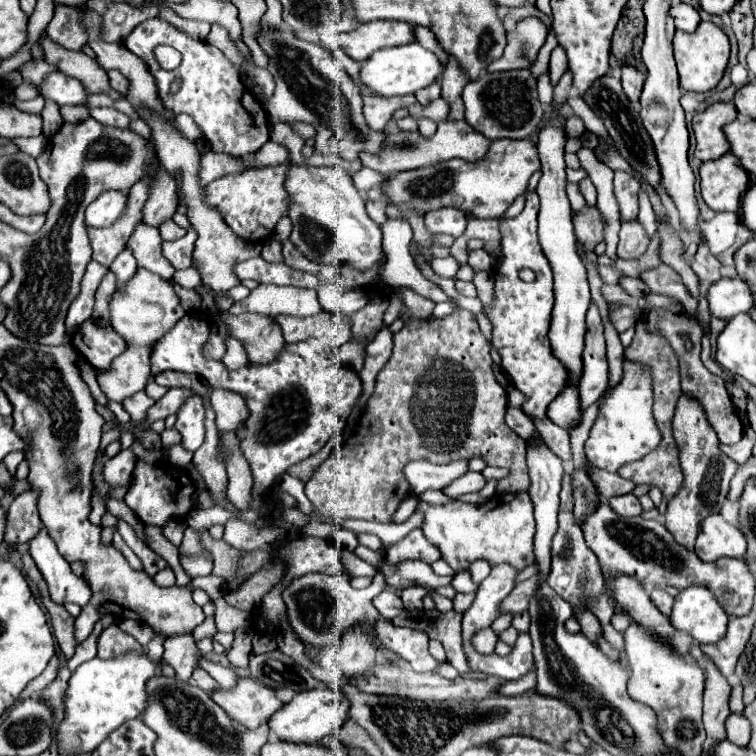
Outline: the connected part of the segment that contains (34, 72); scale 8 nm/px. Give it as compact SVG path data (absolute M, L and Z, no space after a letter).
M34 58L18 68L18 72L22 74L22 80L28 80L28 82L42 82L42 78L52 70L56 68L46 64L44 60L34 60Z

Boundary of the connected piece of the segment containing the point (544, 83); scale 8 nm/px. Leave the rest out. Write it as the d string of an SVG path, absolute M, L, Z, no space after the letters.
M544 72L538 76L538 96L544 106L550 106L554 100L554 86L550 82L550 72Z

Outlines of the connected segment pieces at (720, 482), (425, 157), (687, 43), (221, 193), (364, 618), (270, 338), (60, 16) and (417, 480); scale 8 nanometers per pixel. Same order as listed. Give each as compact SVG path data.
M684 394L676 404L672 430L680 452L680 468L684 474L684 482L680 490L674 494L674 498L668 502L664 514L664 526L672 532L678 544L694 550L694 540L698 534L700 520L712 512L720 512L720 506L728 494L728 484L738 464L720 450L720 440L716 440L716 434L712 432L712 424L708 424L708 416L704 416L700 404L696 404L696 400L688 400L688 396Z
M460 120L460 122L440 122L438 124L438 130L436 134L426 140L420 136L420 132L402 132L398 128L394 128L394 124L390 122L388 124L388 130L390 130L390 136L386 140L386 146L380 154L360 154L360 160L362 160L362 166L366 168L372 168L380 174L396 174L396 172L406 172L406 170L414 170L414 168L422 168L422 166L432 166L436 162L442 162L442 160L450 160L450 158L462 158L462 160L468 160L468 162L476 162L480 158L484 158L488 154L488 148L490 148L490 142L488 138L480 136L480 132L476 132L468 122Z
M700 22L696 32L692 34L680 32L680 30L676 30L674 34L674 60L678 66L678 74L680 74L680 86L690 92L712 90L720 82L726 70L728 56L730 56L728 36L712 22Z
M290 162L270 168L252 166L242 170L240 174L228 174L224 178L218 178L204 188L204 202L222 214L224 222L228 222L228 228L232 228L236 236L246 242L264 244L270 240L278 220L288 216L290 196L284 188L284 180L290 166Z
M377 567L377 574L372 580L372 584L364 590L352 588L348 578L344 576L328 576L328 574L306 574L298 580L294 580L282 594L286 608L288 608L288 620L294 628L294 632L298 634L298 638L304 644L310 644L318 650L334 650L340 642L342 636L356 628L356 626L366 626L370 636L376 642L376 648L382 650L384 646L378 642L378 632L376 632L376 624L380 620L386 620L384 616L380 616L380 612L374 608L372 600L386 588L386 580L384 580L384 572Z
M252 312L232 316L232 320L228 320L228 328L232 328L232 336L244 342L252 364L274 360L284 346L280 326L272 324L272 320L264 320L264 316L252 316Z
M58 4L52 22L48 24L46 32L54 42L68 50L82 50L88 40L88 26L84 24L84 10Z
M416 460L406 464L404 468L404 474L410 482L414 496L420 496L426 490L442 490L452 480L464 476L466 472L468 472L468 460L456 460L454 464L446 466L436 466L426 460Z

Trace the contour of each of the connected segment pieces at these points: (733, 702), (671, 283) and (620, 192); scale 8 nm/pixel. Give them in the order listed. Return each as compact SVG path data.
M742 684L732 686L732 696L730 696L730 710L732 712L742 712L744 704L742 704Z
M660 266L660 268L651 268L642 271L640 278L652 293L666 296L676 296L684 306L688 314L694 314L698 302L686 292L680 276L668 268L668 266Z
M614 172L614 196L620 208L620 220L630 222L638 216L638 190L640 184L626 172Z

